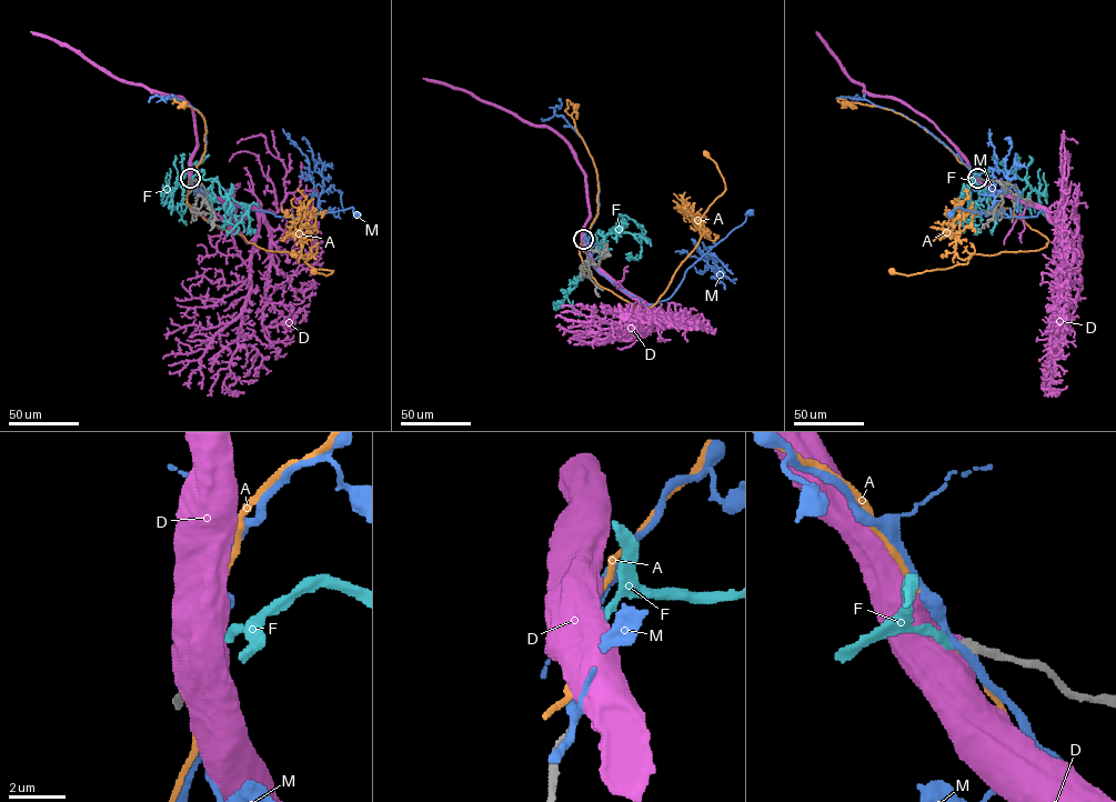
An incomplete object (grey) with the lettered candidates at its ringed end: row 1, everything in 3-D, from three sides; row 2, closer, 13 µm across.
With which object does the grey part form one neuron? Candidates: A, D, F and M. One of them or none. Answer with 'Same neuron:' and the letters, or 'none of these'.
Same neuron: F

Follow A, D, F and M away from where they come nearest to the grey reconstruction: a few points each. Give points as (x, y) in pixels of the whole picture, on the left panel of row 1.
A: (190, 178), (187, 202), (208, 221), (264, 250), (308, 253), (311, 267), (333, 270), (327, 276), (313, 271)
D: (190, 178), (203, 193), (244, 203), (257, 212), (250, 293), (223, 384), (232, 392), (244, 392)
F: (190, 178), (204, 172), (191, 169), (178, 180), (172, 201), (187, 224)
M: (190, 178), (189, 186), (194, 193), (278, 217), (297, 218), (314, 210), (327, 213), (352, 207), (358, 214)

